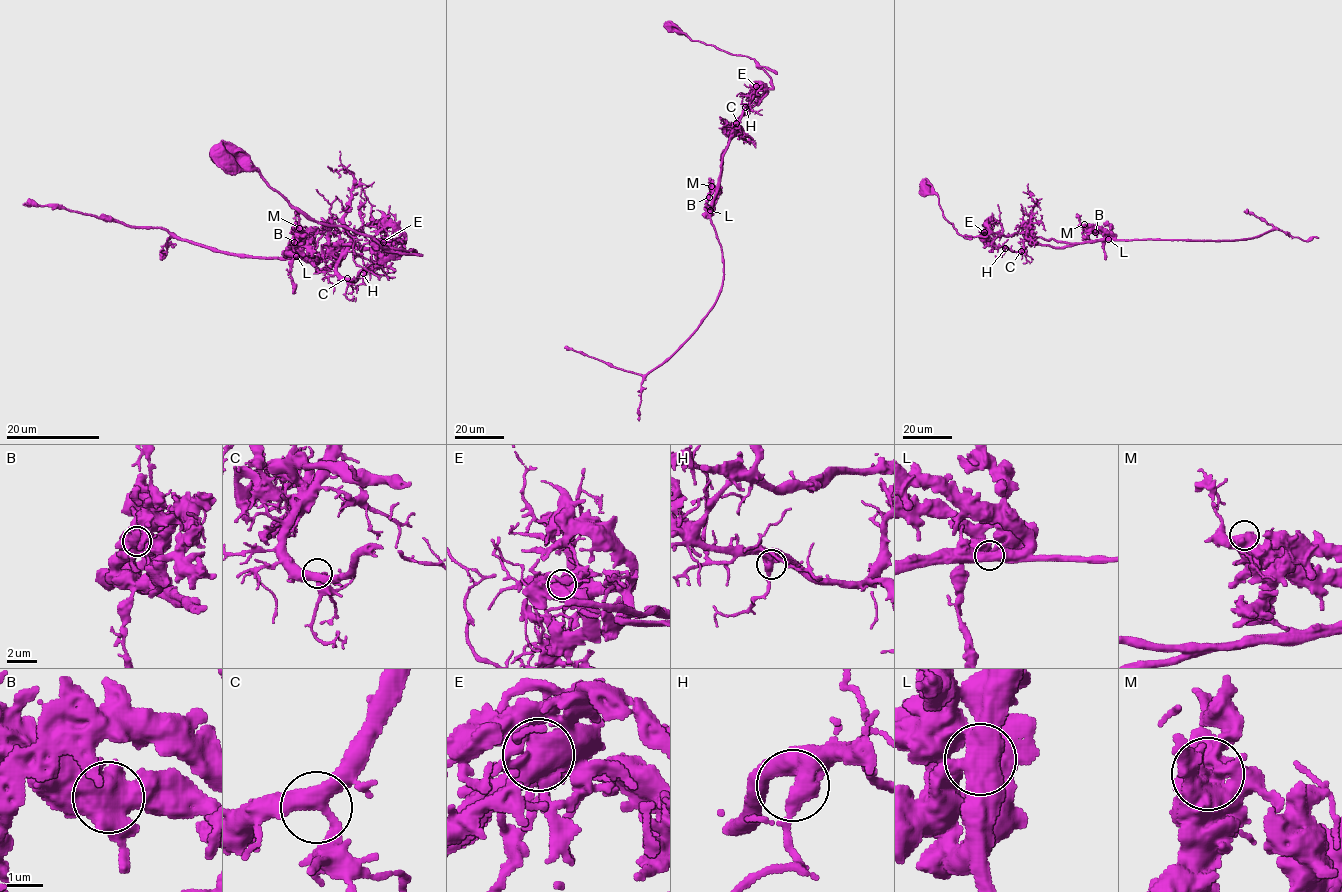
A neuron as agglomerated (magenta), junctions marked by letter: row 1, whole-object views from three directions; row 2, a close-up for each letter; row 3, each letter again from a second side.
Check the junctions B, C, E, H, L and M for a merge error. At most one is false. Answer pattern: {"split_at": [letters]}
{"split_at": ["L"]}

